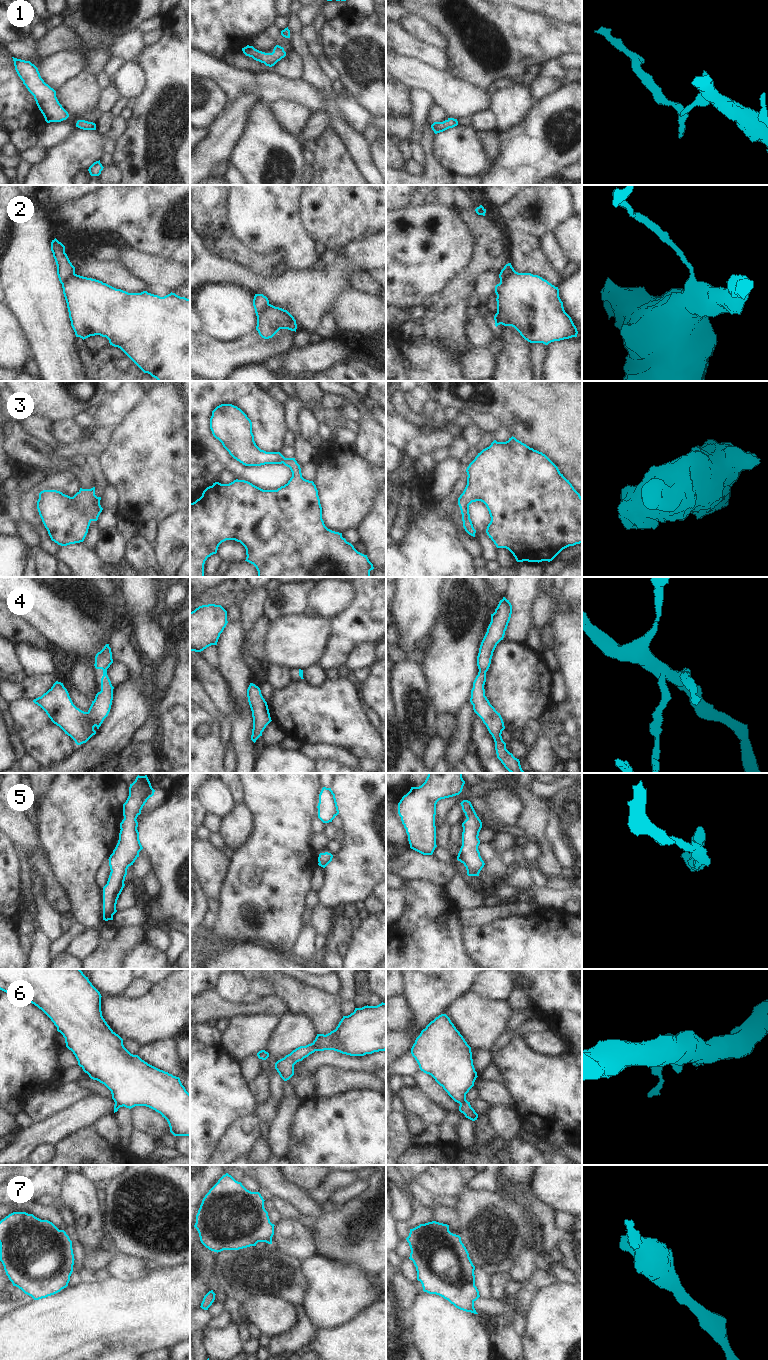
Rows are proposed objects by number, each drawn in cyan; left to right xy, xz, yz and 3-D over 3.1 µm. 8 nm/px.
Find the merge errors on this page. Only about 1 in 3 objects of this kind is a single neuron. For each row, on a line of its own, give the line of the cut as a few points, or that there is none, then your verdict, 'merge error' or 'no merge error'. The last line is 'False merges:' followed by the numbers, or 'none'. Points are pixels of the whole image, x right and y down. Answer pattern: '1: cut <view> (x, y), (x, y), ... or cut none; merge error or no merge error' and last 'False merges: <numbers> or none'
1: cut none; no merge error
2: cut yz (514, 270), (500, 283), (499, 290), (496, 293); merge error
3: cut none; no merge error
4: cut none; no merge error
5: cut none; no merge error
6: cut xz (312, 1043), (316, 1050); merge error
7: cut none; no merge error
False merges: 2, 6

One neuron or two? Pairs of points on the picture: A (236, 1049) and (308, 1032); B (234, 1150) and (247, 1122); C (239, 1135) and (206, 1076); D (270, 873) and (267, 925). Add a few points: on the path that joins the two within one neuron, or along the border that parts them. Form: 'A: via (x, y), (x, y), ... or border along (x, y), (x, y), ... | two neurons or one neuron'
A: border along (279, 1020), (264, 1049) | two neurons
B: via (235, 1143), (245, 1129) | one neuron
C: border along (251, 1113), (239, 1116), (229, 1126), (219, 1141) | two neurons
D: via (269, 886), (269, 900), (275, 906), (275, 912) | one neuron

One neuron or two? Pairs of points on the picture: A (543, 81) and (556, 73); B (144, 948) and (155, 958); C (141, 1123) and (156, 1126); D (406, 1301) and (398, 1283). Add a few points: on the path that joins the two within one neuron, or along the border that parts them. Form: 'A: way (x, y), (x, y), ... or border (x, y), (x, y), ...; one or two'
A: way (546, 81), (553, 76); one
B: way (147, 951), (152, 956); one
C: way (145, 1123), (152, 1123); one
D: way (406, 1297), (406, 1292), (402, 1287); one

